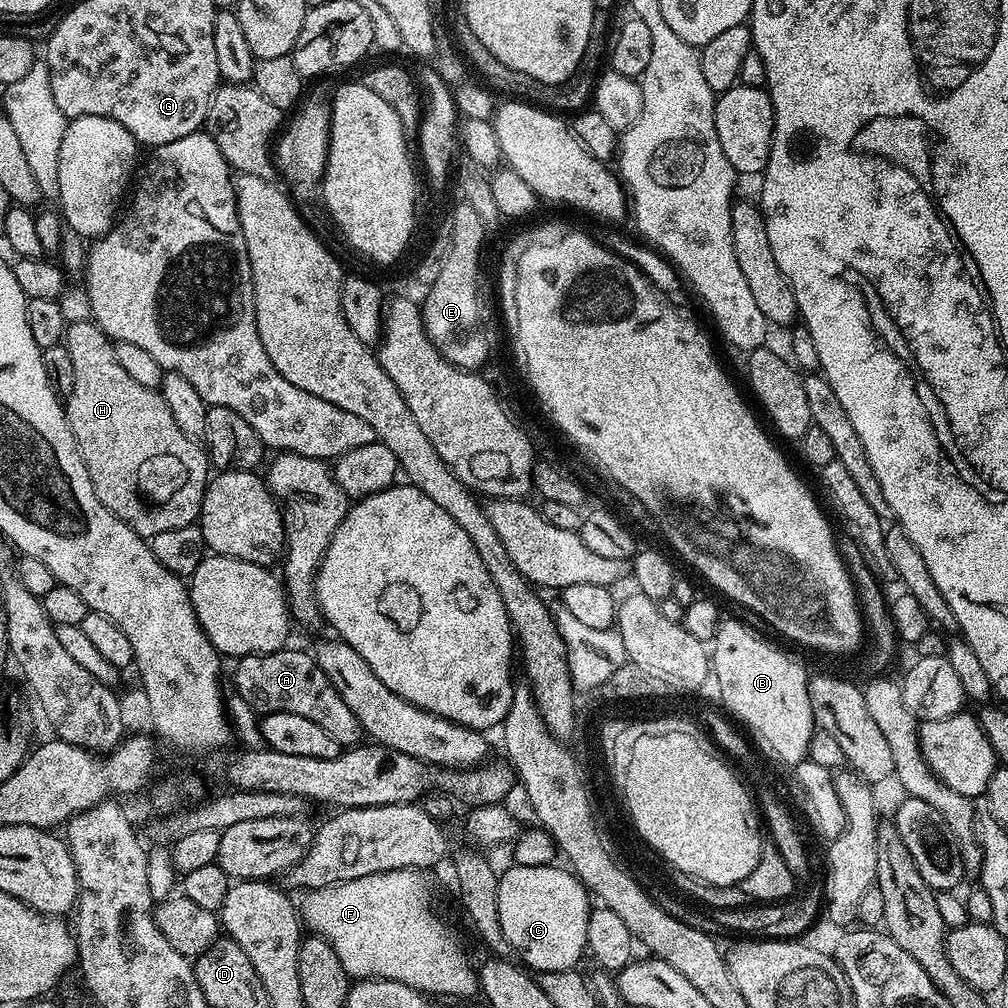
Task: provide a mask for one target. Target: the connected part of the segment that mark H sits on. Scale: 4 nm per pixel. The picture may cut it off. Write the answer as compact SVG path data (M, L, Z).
M92 320L67 325L62 343L74 366L74 390L66 397L68 425L82 454L82 462L86 462L90 482L94 482L94 494L98 494L102 506L145 538L197 523L210 479L207 451L193 437L178 430L170 406L166 406L157 389L138 386L138 382L122 370L116 357L116 344Z

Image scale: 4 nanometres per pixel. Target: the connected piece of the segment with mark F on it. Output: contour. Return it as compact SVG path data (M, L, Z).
M415 868L391 869L388 872L367 874L362 878L354 878L353 881L342 881L338 884L328 885L322 889L309 891L304 897L304 908L302 904L302 924L309 933L321 936L334 948L334 954L338 954L338 962L348 971L352 978L375 978L378 980L393 980L402 982L414 990L427 994L432 998L440 996L472 996L478 992L478 972L475 967L468 965L468 956L464 948L452 937L452 932L446 925L440 924L440 920L428 909L428 880L423 871Z

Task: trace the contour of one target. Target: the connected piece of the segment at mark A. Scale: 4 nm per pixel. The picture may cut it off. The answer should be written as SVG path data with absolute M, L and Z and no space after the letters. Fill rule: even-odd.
M285 646L276 652L239 657L235 661L236 669L232 672L232 684L236 687L233 688L235 695L240 696L242 702L246 702L246 706L250 706L258 714L270 712L298 714L301 718L310 718L310 722L322 726L322 730L326 730L326 734L330 734L330 738L334 738L334 742L338 742L341 746L359 745L362 740L362 729L354 714L350 714L350 706L346 706L346 702L338 698L338 692L330 686L328 679L316 665L315 659L309 653L307 656L306 653L292 647Z

